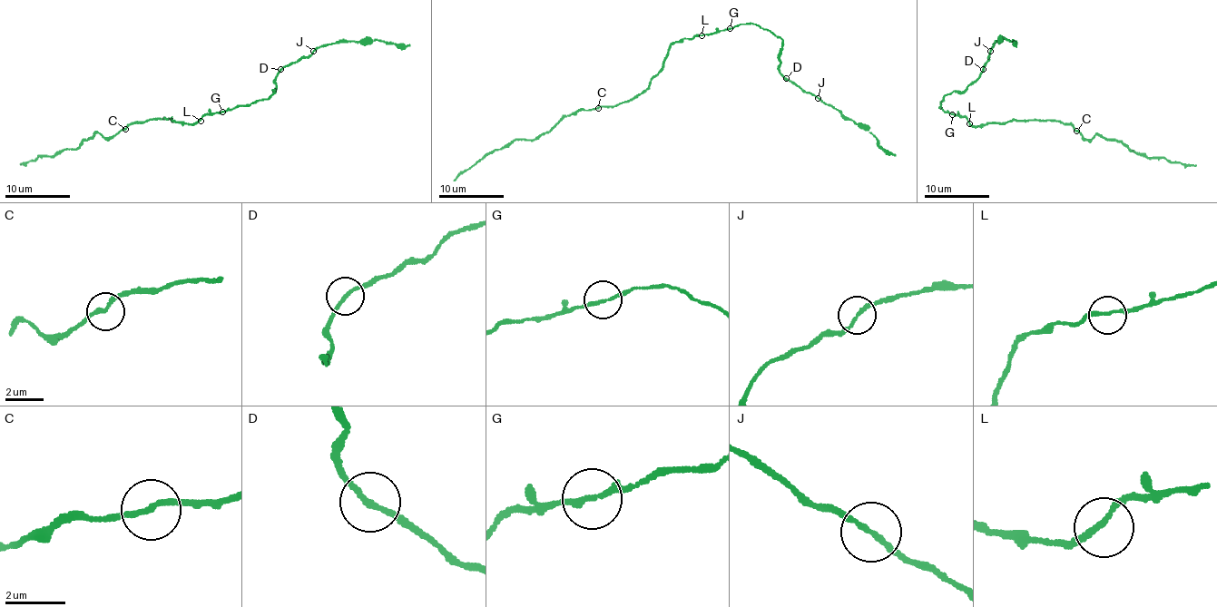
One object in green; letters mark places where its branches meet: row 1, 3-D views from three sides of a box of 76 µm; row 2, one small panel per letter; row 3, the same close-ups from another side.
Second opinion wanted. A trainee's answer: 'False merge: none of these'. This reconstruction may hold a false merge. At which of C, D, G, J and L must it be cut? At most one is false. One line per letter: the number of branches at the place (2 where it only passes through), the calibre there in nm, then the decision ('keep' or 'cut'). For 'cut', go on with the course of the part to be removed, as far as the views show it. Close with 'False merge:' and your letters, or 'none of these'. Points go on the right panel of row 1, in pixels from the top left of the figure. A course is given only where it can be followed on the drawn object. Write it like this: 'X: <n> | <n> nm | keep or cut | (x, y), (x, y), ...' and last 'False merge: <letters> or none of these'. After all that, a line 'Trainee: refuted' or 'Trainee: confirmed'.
C: 2 | 180 nm | keep
D: 2 | 170 nm | keep
G: 2 | 170 nm | keep
J: 2 | 170 nm | keep
L: 2 | 170 nm | keep
False merge: none of these
Trainee: confirmed

